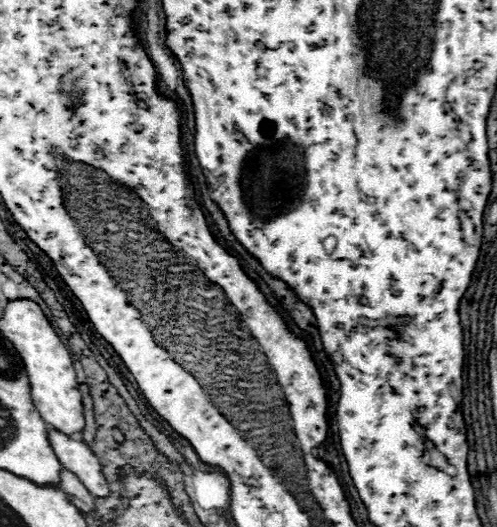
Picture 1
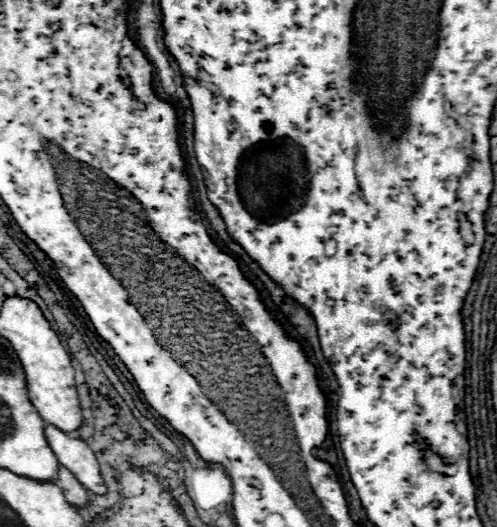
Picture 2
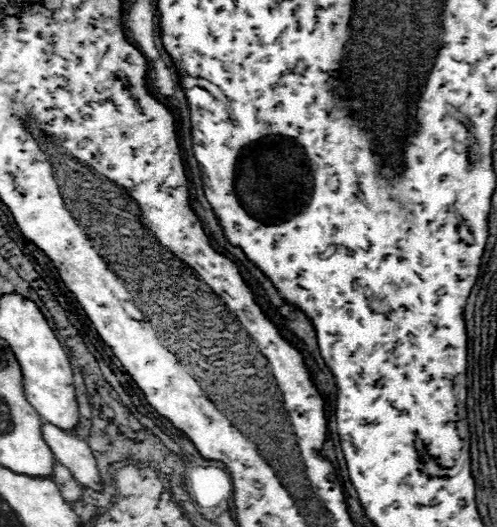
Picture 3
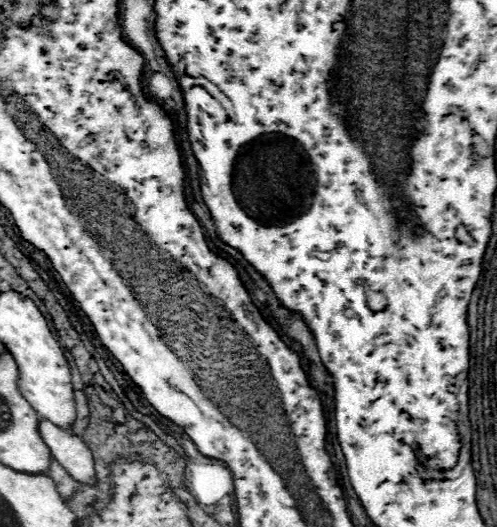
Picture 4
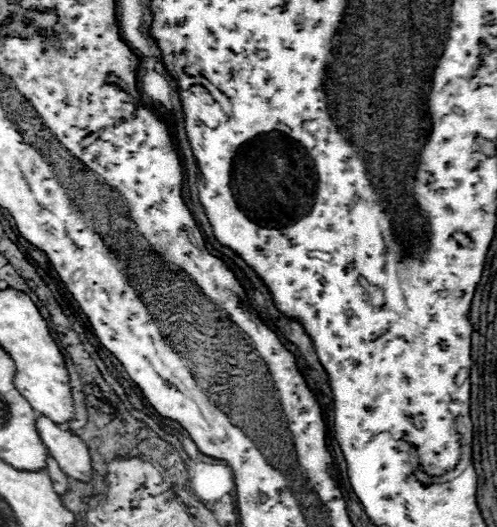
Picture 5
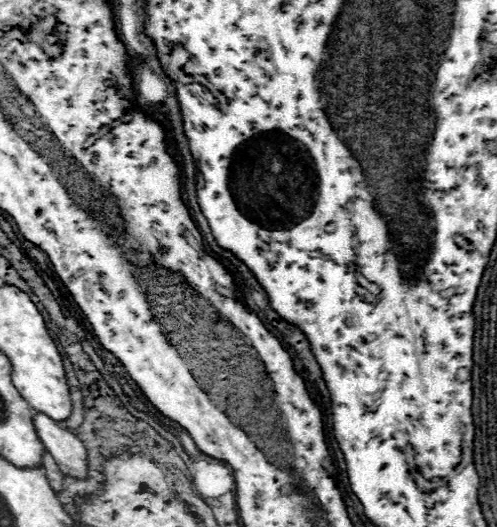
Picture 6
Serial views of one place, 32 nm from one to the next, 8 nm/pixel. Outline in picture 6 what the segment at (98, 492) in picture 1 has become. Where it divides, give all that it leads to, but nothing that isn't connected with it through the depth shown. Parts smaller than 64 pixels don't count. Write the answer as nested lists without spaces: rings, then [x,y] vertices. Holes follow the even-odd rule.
[[[34,414],[34,428],[64,474],[88,480],[88,452],[78,436],[44,414]]]

